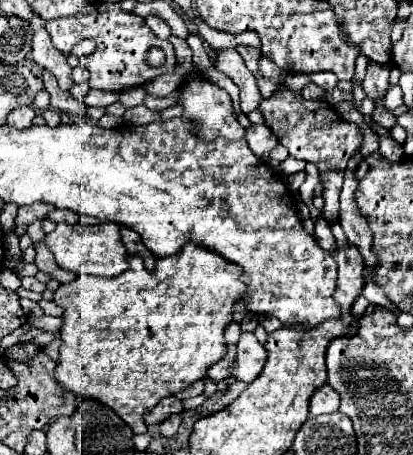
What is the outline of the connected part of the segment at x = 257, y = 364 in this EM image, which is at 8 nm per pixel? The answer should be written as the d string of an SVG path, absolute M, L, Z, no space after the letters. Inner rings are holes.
M242 332L236 344L236 352L236 362L230 366L232 378L244 384L254 382L266 364L264 346L254 338L252 332Z

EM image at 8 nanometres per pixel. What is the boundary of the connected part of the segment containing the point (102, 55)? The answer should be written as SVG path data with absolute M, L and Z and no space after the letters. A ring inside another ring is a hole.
M102 2L102 4L88 4L82 12L68 16L68 18L56 18L46 22L46 30L52 36L52 44L68 58L68 62L72 66L86 66L90 70L90 88L98 88L98 90L110 90L110 92L120 92L124 88L134 88L134 86L142 86L144 82L166 74L168 70L176 68L176 56L174 56L174 48L170 42L160 40L144 22L144 18L126 12L120 8L120 4L110 4L110 2ZM82 38L92 38L96 42L96 50L86 56L86 58L76 58L72 54L74 46L82 40ZM150 46L158 46L166 52L166 64L158 70L148 70L146 64L146 52Z

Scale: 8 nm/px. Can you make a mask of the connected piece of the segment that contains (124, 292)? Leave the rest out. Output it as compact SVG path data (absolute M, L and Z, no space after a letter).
M188 242L180 252L156 258L154 272L148 272L136 256L128 256L128 270L114 278L78 276L68 284L60 284L54 302L64 308L62 348L56 366L58 382L76 392L76 396L98 398L110 406L134 430L144 434L148 428L142 414L156 406L162 398L184 390L194 380L204 378L206 368L226 354L224 328L232 320L236 304L248 286L240 280L242 268L218 252Z

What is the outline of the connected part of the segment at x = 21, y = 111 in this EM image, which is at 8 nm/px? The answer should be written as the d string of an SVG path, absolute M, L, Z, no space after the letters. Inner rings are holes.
M24 106L24 108L18 108L18 110L10 112L10 116L8 116L8 124L14 126L14 128L18 128L18 130L26 130L26 128L32 126L34 118L36 118L34 108Z

